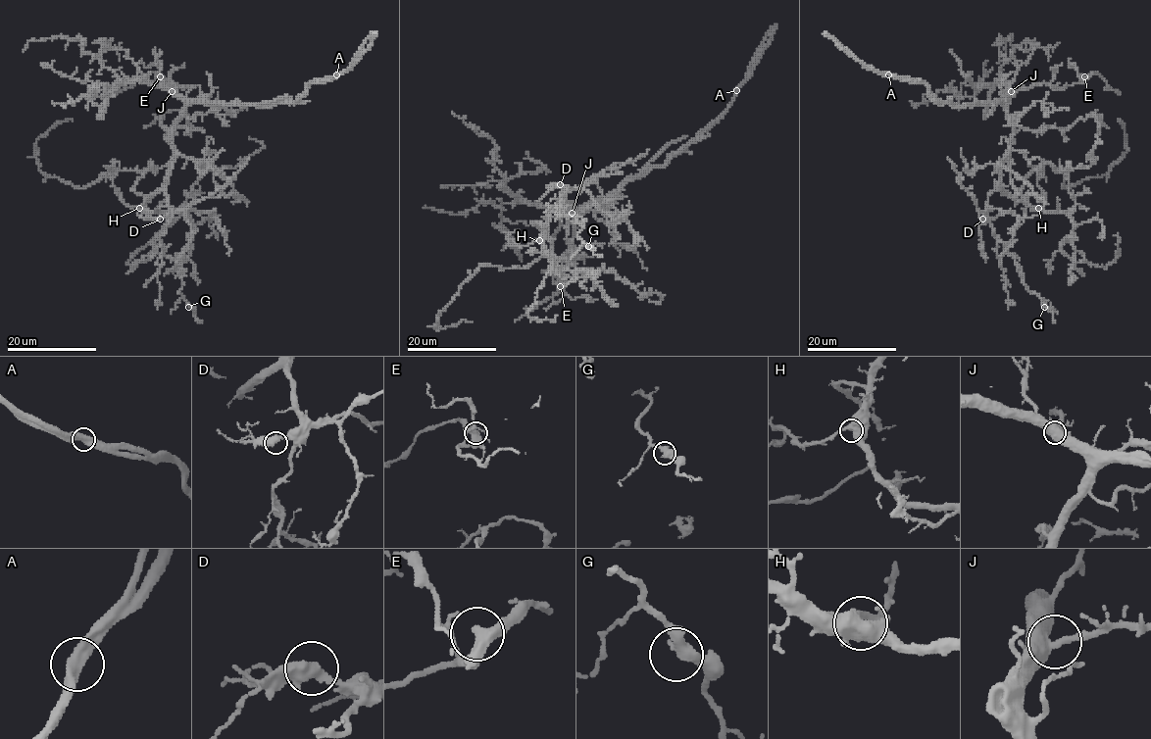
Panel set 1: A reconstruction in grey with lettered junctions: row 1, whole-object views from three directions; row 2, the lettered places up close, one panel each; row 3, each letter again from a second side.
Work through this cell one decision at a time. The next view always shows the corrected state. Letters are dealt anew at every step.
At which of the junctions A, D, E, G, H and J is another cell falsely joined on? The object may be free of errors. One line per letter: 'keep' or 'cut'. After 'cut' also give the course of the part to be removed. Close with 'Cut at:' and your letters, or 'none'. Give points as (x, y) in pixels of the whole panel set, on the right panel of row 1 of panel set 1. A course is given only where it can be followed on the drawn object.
A: keep
D: keep
E: keep
G: keep
H: keep
J: keep
Cut at: none

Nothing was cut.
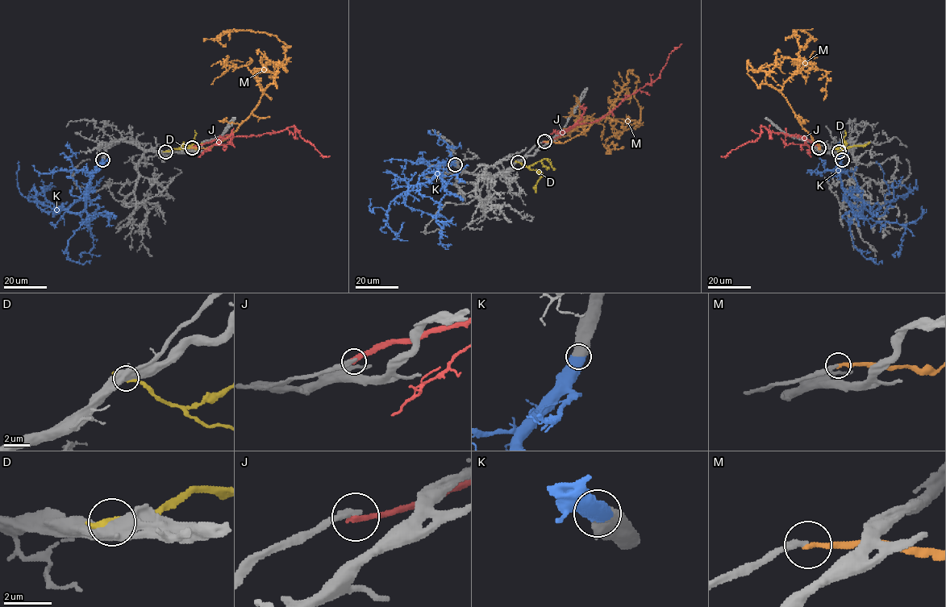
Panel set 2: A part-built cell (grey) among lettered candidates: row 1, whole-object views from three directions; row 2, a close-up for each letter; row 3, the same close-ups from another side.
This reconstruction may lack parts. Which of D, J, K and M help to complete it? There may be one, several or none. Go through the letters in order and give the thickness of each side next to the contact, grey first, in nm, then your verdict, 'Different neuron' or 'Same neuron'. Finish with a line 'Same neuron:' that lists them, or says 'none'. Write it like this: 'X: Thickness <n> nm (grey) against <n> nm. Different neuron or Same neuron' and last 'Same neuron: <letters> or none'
D: Thickness 500 nm (grey) against 320 nm. Different neuron
J: Thickness 300 nm (grey) against 280 nm. Different neuron
K: Thickness 650 nm (grey) against 750 nm. Same neuron
M: Thickness 240 nm (grey) against 240 nm. Different neuron
Same neuron: K

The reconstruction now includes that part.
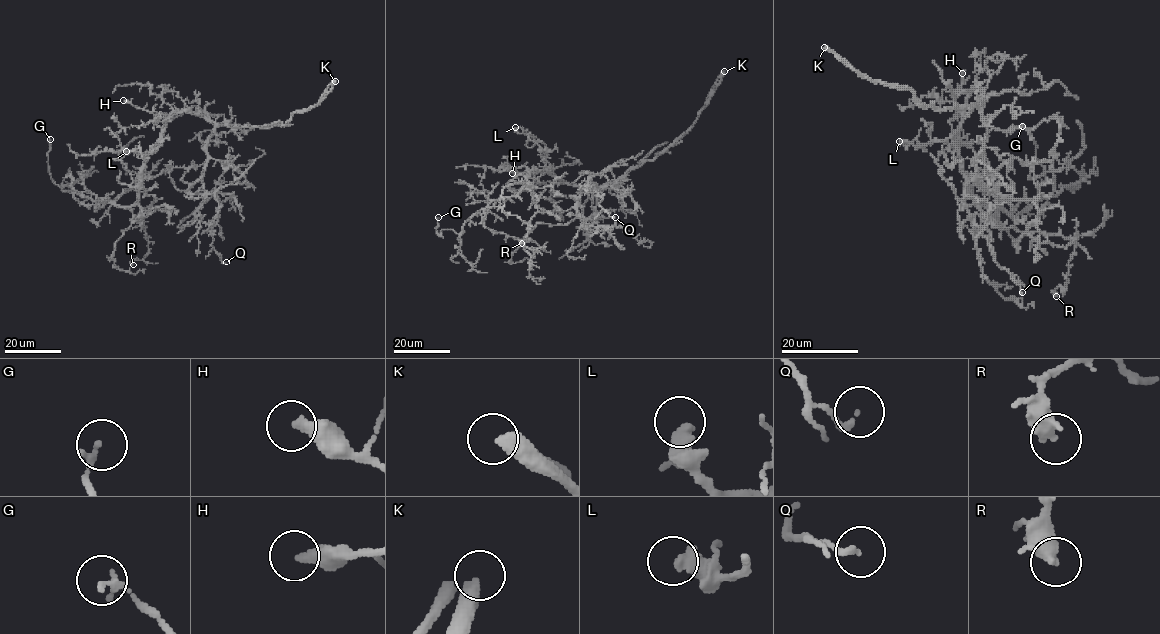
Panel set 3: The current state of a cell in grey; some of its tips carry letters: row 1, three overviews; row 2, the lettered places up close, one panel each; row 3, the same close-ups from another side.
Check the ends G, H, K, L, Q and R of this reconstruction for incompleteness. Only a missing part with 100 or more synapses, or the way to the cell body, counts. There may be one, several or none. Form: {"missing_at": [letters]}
{"missing_at": ["K"]}

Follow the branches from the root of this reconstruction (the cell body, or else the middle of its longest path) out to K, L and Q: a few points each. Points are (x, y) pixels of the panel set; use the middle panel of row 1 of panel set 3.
K: (581, 185), (600, 187), (618, 182), (632, 168), (652, 161), (692, 125), (724, 71)
L: (581, 185), (567, 185), (551, 173), (539, 146), (526, 135), (520, 134), (515, 127)
Q: (581, 185), (603, 186), (598, 191), (593, 174), (587, 180), (590, 189), (601, 193), (599, 205), (615, 217)

